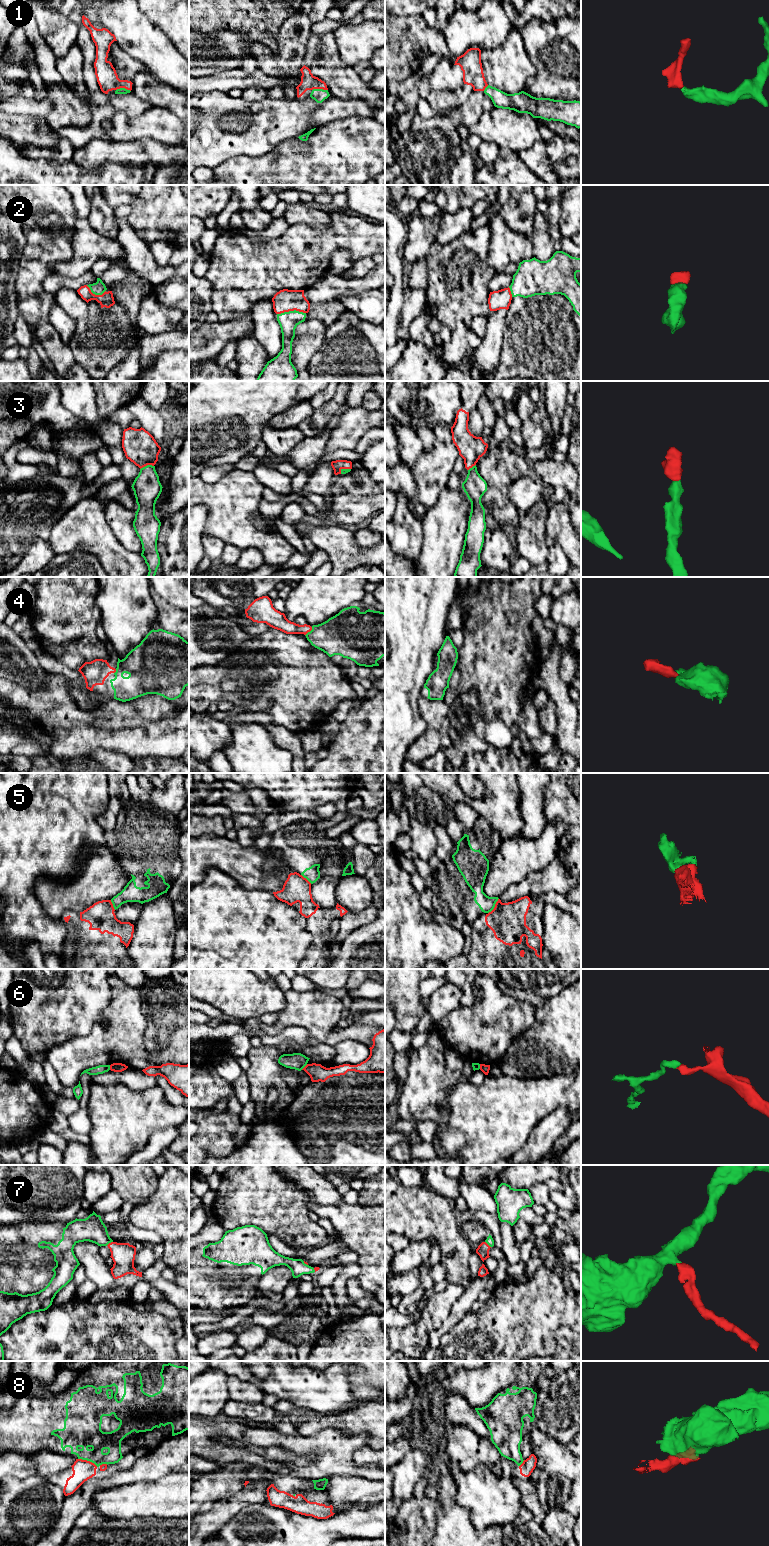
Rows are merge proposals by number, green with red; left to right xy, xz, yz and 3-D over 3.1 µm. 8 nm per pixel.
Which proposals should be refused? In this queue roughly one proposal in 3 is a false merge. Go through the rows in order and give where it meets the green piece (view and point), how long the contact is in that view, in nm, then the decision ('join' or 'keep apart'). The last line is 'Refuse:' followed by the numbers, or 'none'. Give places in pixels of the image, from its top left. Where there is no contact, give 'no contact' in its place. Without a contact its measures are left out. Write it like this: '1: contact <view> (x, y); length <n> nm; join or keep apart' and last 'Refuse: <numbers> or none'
1: contact xz (319, 89); length 130 nm; join
2: contact xz (291, 311); length 240 nm; join
3: contact xy (147, 465); length 120 nm; join
4: contact xz (310, 631); length 90 nm; join
5: contact yz (494, 906); length 150 nm; keep apart
6: contact xz (304, 1066); length 70 nm; keep apart
7: contact xy (109, 1242); length 70 nm; join
8: contact xy (88, 1460); length 170 nm; keep apart
Refuse: 5, 6, 8

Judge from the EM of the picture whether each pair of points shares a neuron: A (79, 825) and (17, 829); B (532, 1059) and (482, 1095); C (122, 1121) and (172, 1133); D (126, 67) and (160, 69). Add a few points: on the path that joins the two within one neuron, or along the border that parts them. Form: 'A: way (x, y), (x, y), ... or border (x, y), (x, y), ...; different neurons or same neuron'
A: way (64, 825), (32, 825); same neuron
B: border (503, 1074), (520, 1078), (532, 1078); different neurons
C: border (178, 1125), (157, 1130), (143, 1147); different neurons
D: border (127, 54), (137, 59), (148, 71); different neurons

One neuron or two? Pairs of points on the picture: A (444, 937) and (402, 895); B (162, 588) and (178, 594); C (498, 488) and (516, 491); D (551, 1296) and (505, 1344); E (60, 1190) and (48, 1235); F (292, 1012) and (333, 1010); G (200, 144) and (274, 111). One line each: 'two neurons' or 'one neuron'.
A: one neuron
B: one neuron
C: two neurons
D: one neuron
E: two neurons
F: one neuron
G: one neuron

